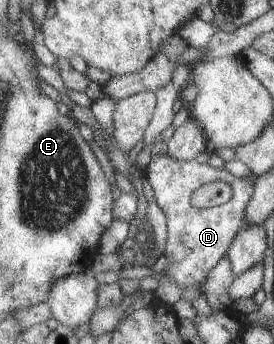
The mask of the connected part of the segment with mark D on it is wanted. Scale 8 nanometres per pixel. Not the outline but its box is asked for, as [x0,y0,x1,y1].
[146,153,256,290]

